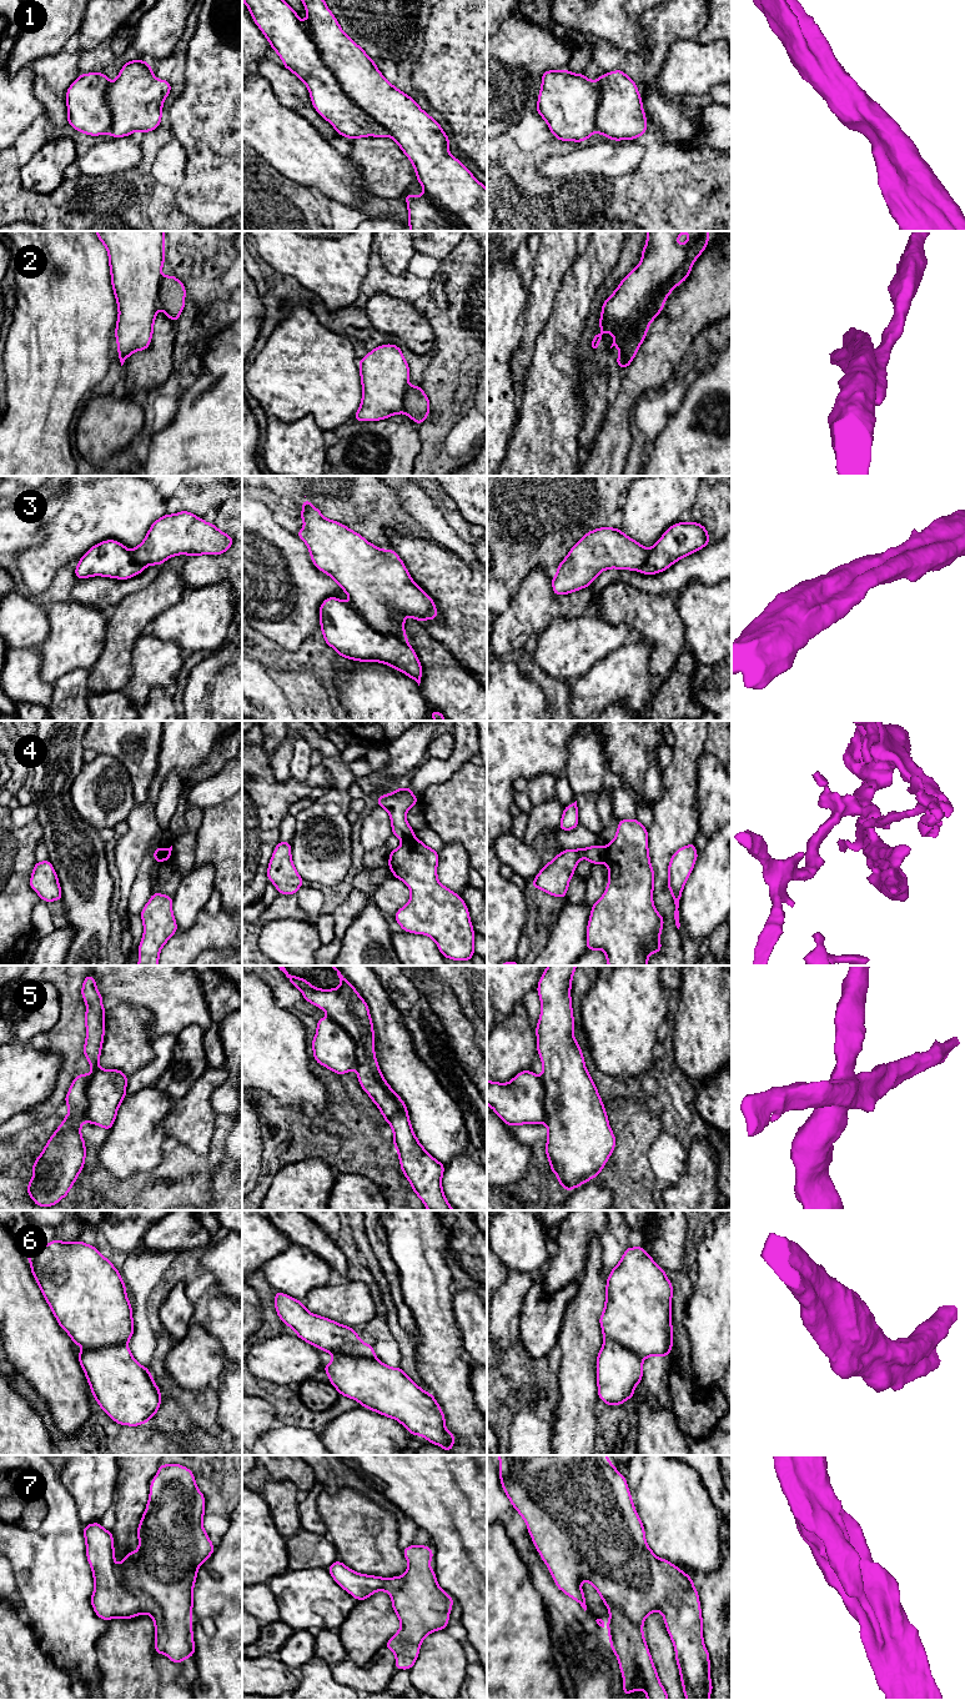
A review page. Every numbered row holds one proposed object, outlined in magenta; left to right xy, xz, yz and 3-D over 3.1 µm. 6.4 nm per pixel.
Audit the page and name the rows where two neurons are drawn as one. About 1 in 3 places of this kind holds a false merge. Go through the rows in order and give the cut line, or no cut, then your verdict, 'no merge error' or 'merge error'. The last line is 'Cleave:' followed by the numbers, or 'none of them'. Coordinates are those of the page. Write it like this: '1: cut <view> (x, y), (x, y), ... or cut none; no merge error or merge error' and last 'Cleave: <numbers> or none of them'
1: cut none; no merge error
2: cut none; no merge error
3: cut none; no merge error
4: cut yz (603, 847), (604, 861); merge error
5: cut xy (97, 1067), (88, 1084), (86, 1121); merge error
6: cut none; no merge error
7: cut none; no merge error
Cleave: 4, 5

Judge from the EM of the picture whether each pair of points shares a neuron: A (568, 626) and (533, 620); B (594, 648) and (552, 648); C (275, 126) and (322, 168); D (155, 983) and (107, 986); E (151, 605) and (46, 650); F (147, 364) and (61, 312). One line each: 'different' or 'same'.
A: different
B: same
C: same
D: same
E: different
F: different

